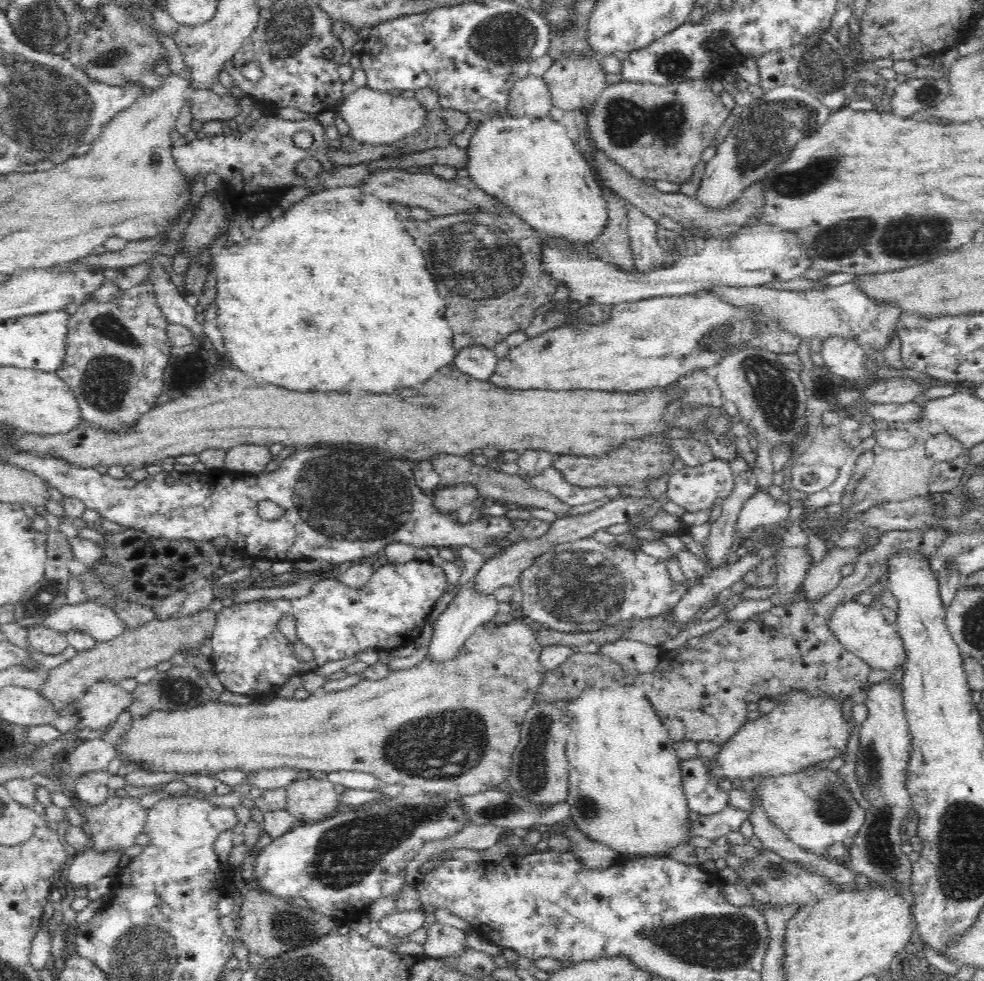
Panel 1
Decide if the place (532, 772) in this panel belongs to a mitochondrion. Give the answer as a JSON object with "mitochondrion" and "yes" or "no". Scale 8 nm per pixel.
{"mitochondrion":"yes"}

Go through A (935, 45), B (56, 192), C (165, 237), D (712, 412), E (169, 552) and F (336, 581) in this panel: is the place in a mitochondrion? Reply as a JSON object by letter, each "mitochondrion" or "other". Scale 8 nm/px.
{"A":"other","B":"other","C":"other","D":"other","E":"other","F":"other"}

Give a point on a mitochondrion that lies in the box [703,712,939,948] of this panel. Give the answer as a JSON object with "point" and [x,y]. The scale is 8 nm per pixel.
{"point":[877,844]}

